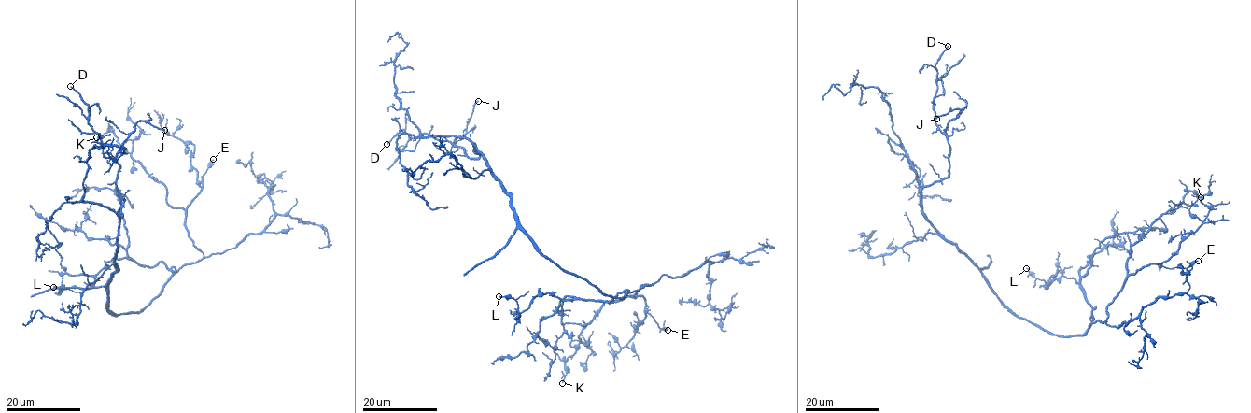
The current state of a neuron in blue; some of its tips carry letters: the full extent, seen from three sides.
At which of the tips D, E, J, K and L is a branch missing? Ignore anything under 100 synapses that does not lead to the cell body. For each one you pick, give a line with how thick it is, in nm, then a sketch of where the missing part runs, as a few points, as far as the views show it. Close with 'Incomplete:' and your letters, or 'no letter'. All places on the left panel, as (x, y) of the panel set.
Incomplete: no letter

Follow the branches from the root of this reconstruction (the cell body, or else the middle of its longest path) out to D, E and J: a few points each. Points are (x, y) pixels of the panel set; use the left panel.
D: (109, 310), (124, 199), (117, 186), (119, 165), (105, 157), (100, 135), (89, 123), (88, 105), (70, 86)
E: (109, 310), (118, 315), (140, 311), (180, 268), (201, 261), (203, 253), (189, 236), (185, 218), (213, 159)
J: (109, 310), (107, 289), (117, 268), (124, 199), (117, 186), (119, 164), (115, 155), (140, 121), (164, 130)

